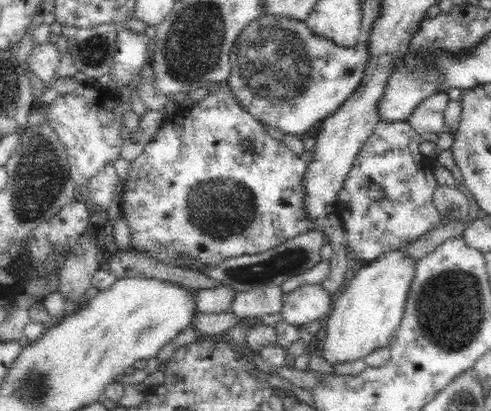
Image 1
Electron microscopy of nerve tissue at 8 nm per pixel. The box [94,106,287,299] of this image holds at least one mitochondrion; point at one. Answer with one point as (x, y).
(220, 208)

